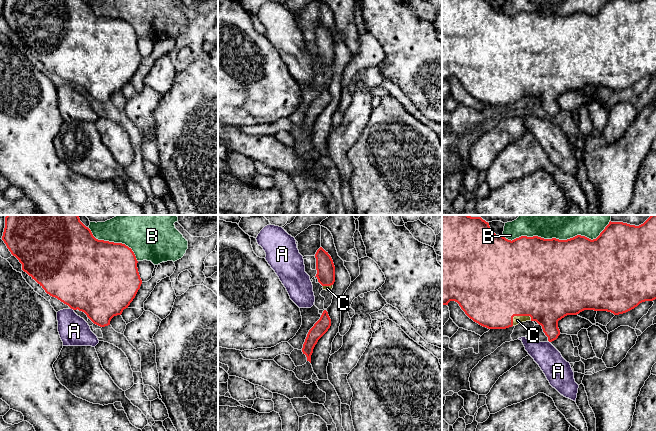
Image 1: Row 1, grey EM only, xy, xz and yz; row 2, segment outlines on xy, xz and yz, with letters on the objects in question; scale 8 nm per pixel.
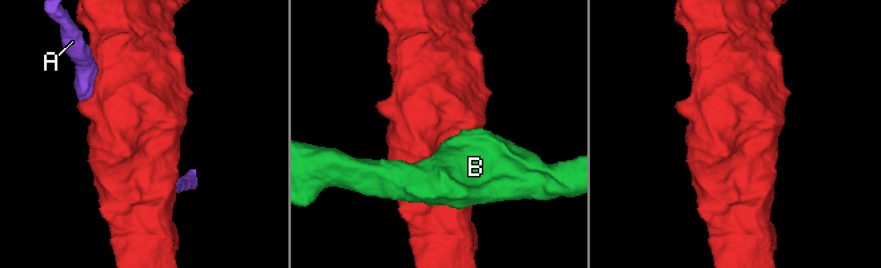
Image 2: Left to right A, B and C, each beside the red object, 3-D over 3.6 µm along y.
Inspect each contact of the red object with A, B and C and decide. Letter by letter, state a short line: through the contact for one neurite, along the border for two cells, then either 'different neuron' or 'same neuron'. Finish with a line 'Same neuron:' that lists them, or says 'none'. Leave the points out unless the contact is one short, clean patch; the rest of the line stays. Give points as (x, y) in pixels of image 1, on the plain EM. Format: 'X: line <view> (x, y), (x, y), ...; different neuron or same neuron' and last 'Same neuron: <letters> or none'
A: different neuron
B: different neuron
C: same neuron
Same neuron: C

